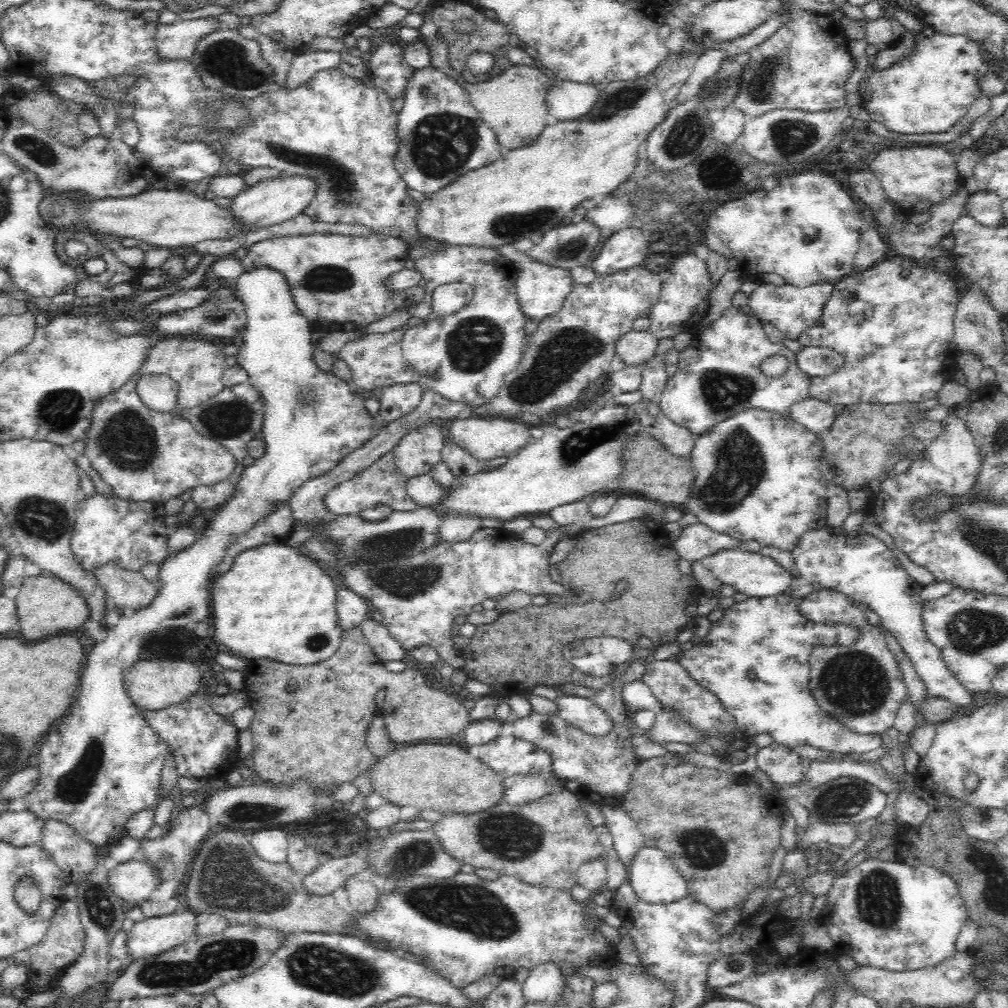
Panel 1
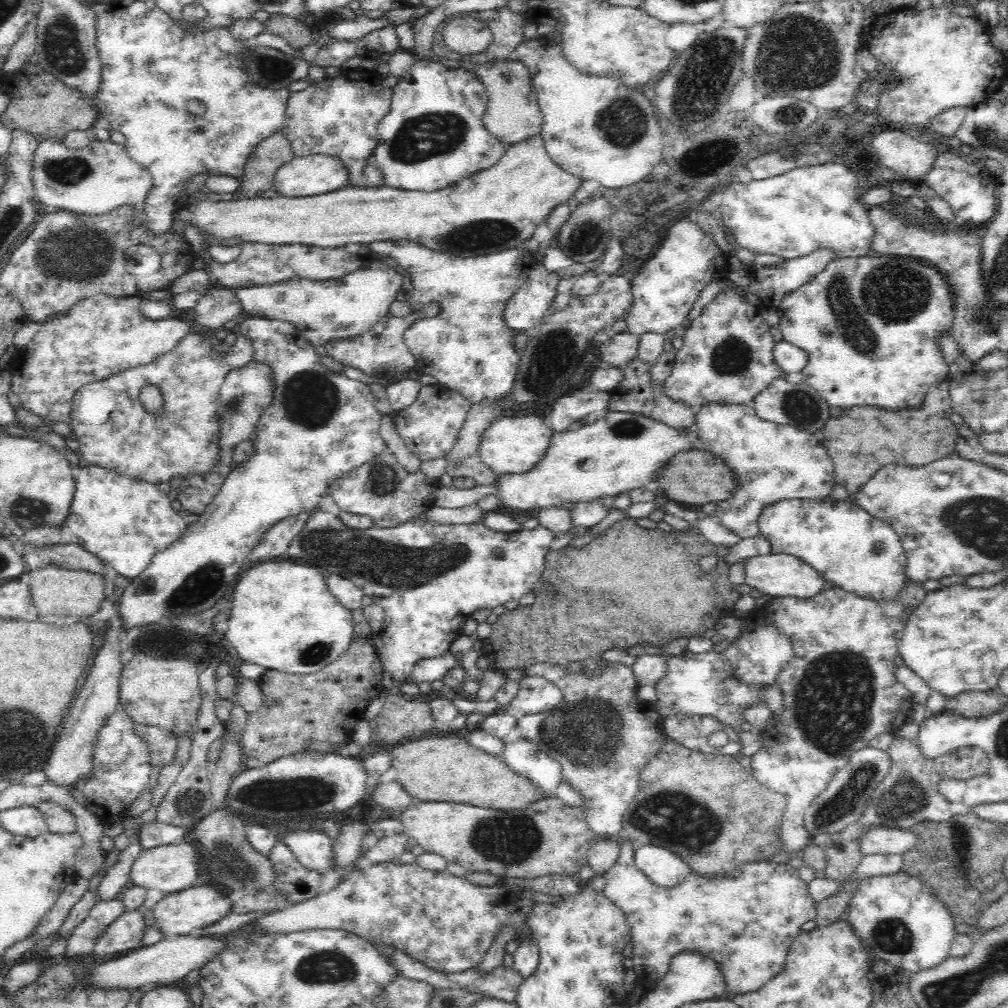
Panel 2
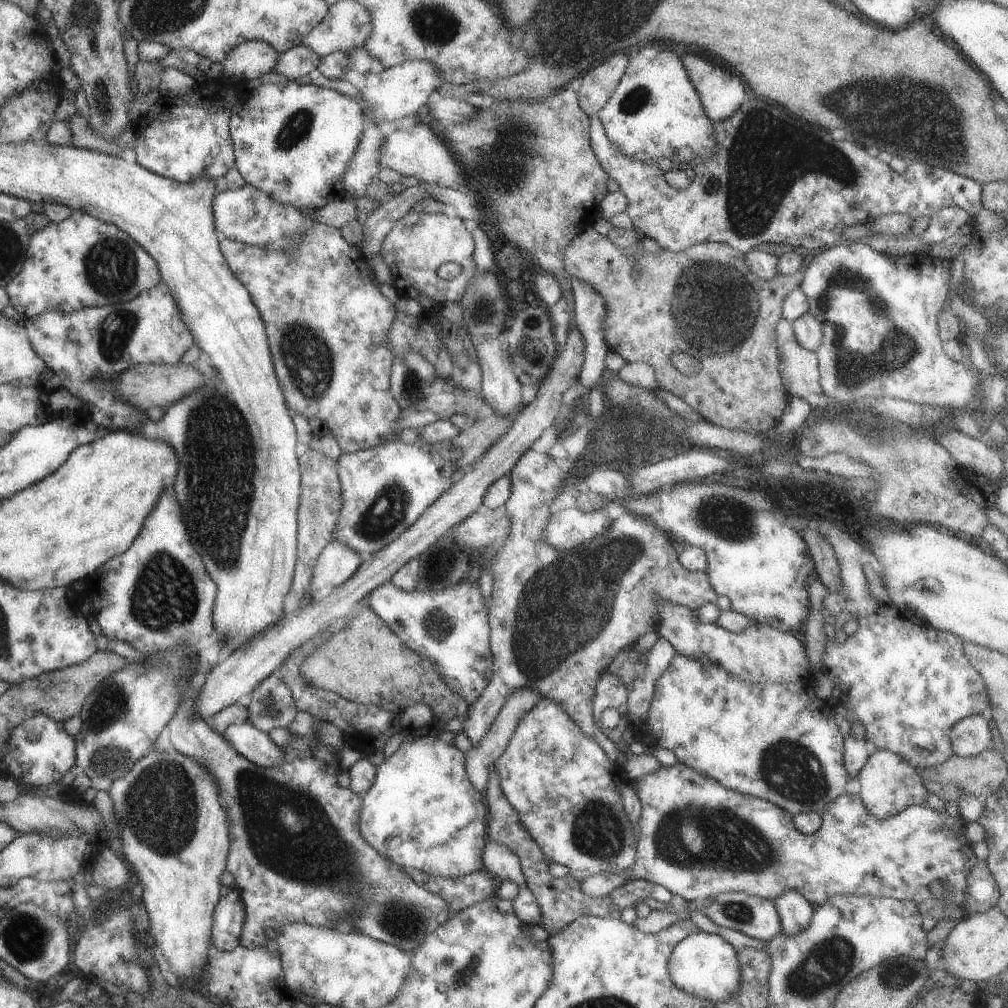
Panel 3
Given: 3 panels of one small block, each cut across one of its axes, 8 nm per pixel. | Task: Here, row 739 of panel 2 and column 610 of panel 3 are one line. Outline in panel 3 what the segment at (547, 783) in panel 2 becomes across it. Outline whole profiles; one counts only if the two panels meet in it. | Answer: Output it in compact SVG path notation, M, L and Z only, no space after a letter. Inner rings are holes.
M604 508L593 512L564 509L554 512L547 517L547 522L541 532L541 540L557 550L571 550L601 536L611 520L607 518Z

